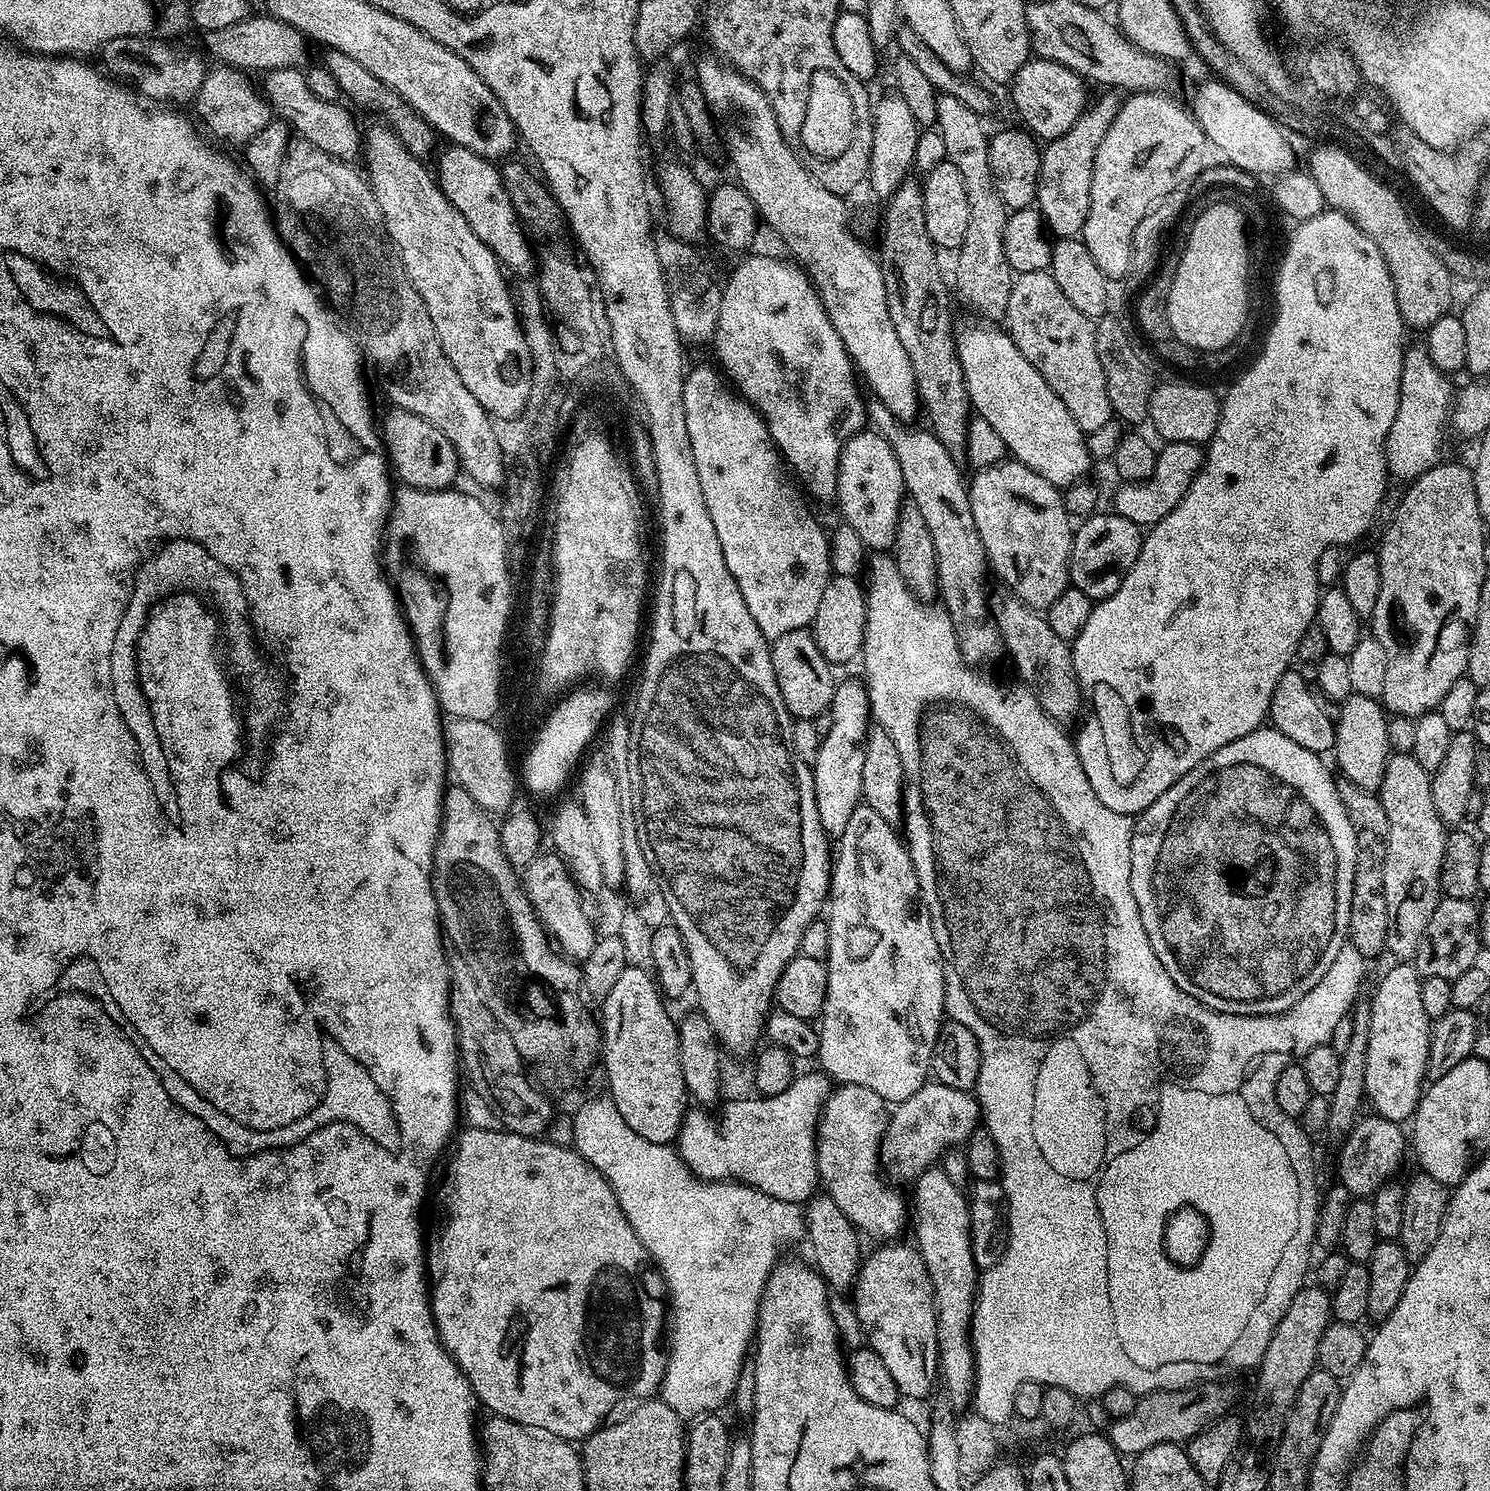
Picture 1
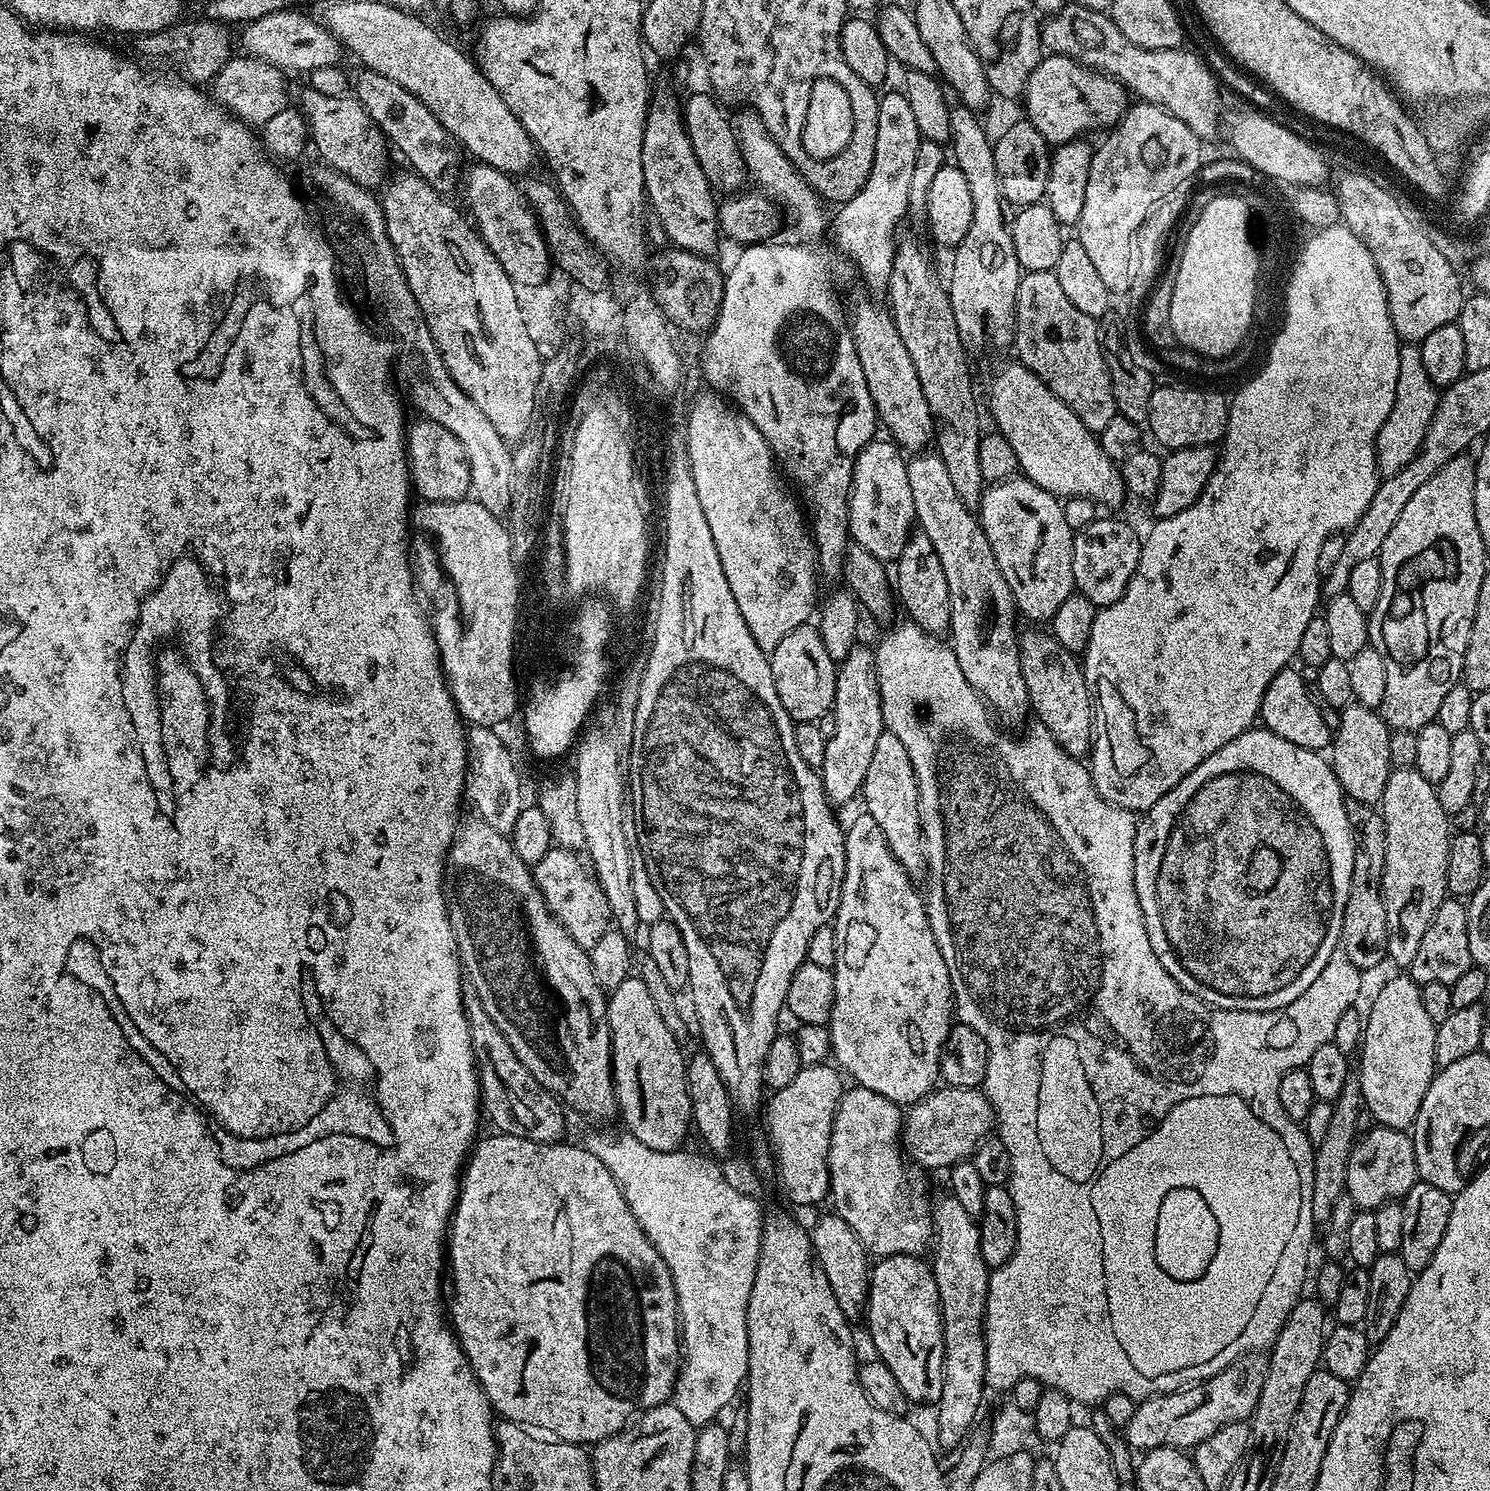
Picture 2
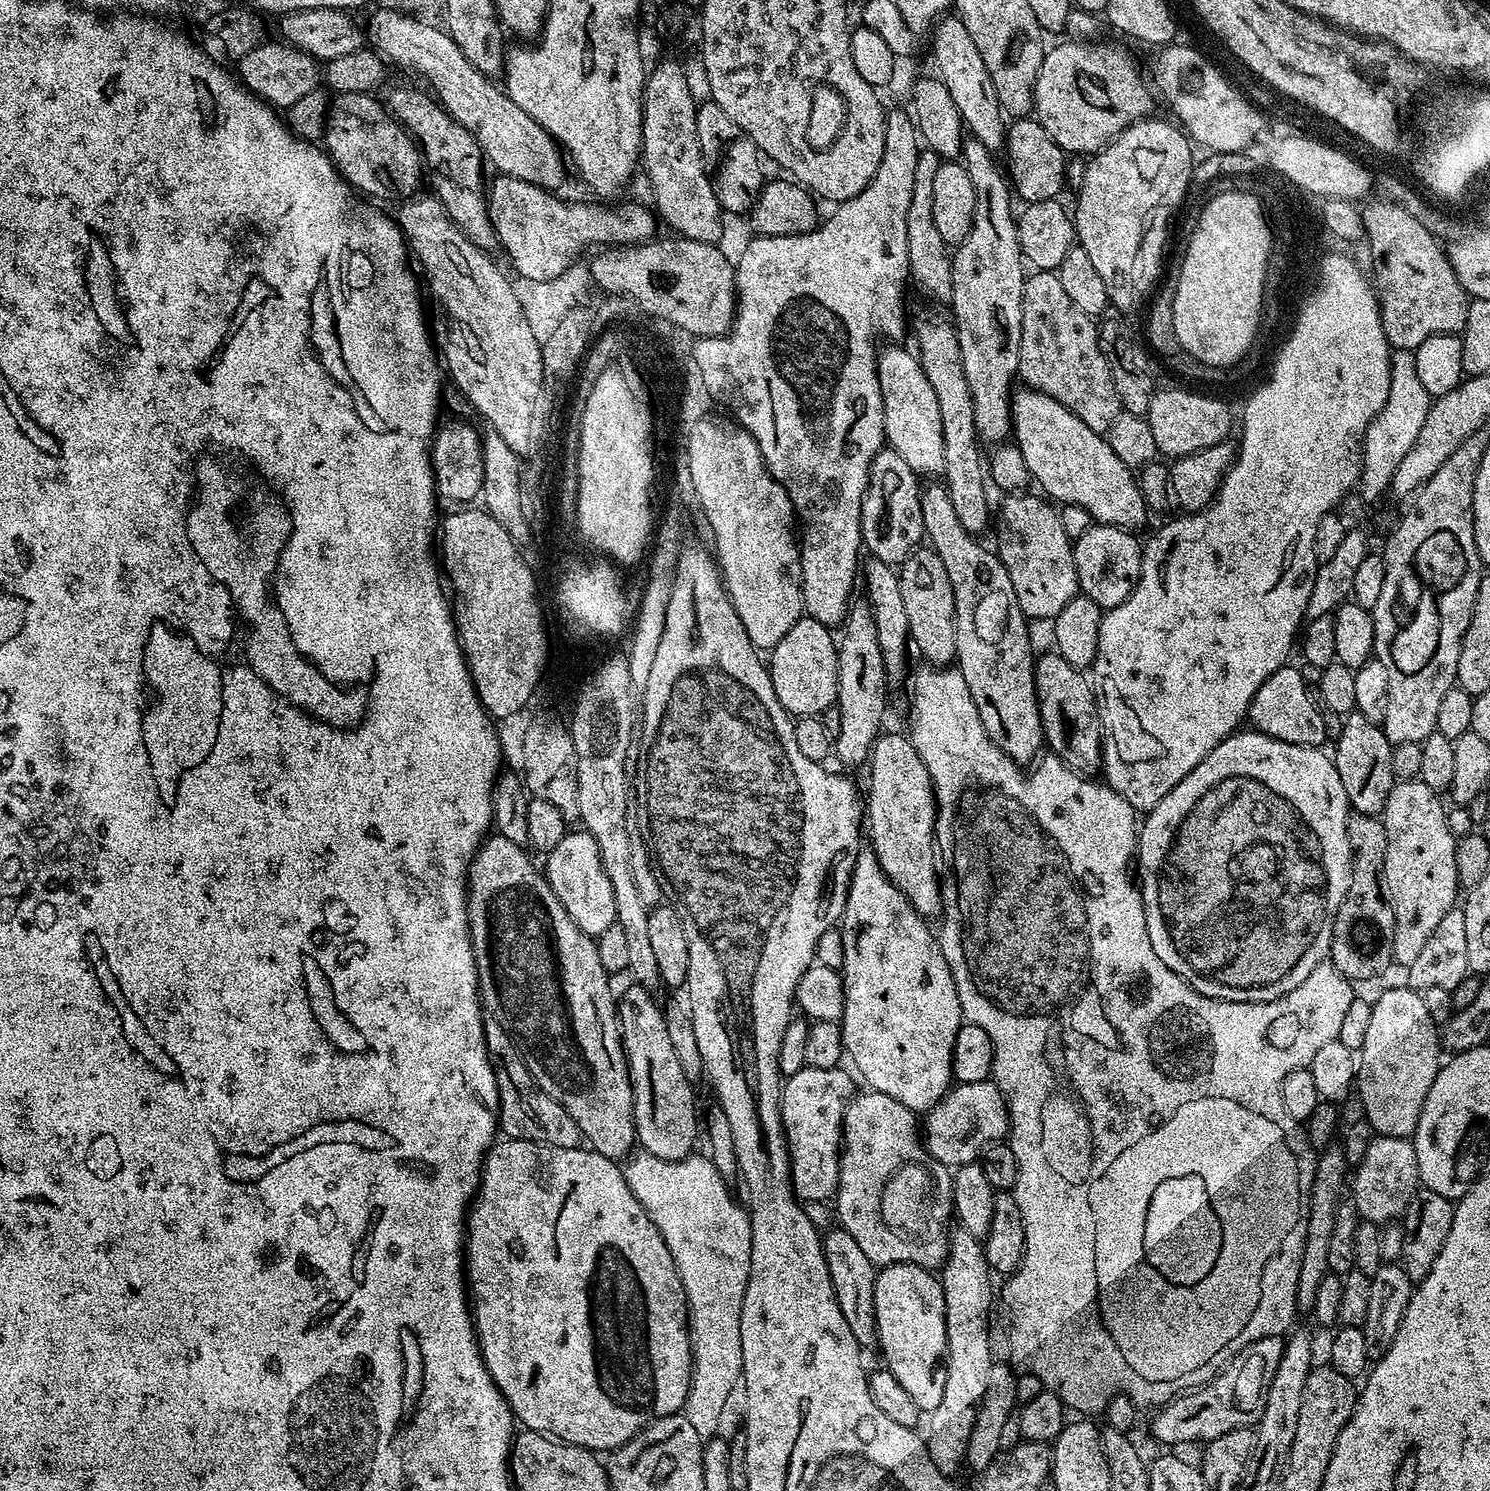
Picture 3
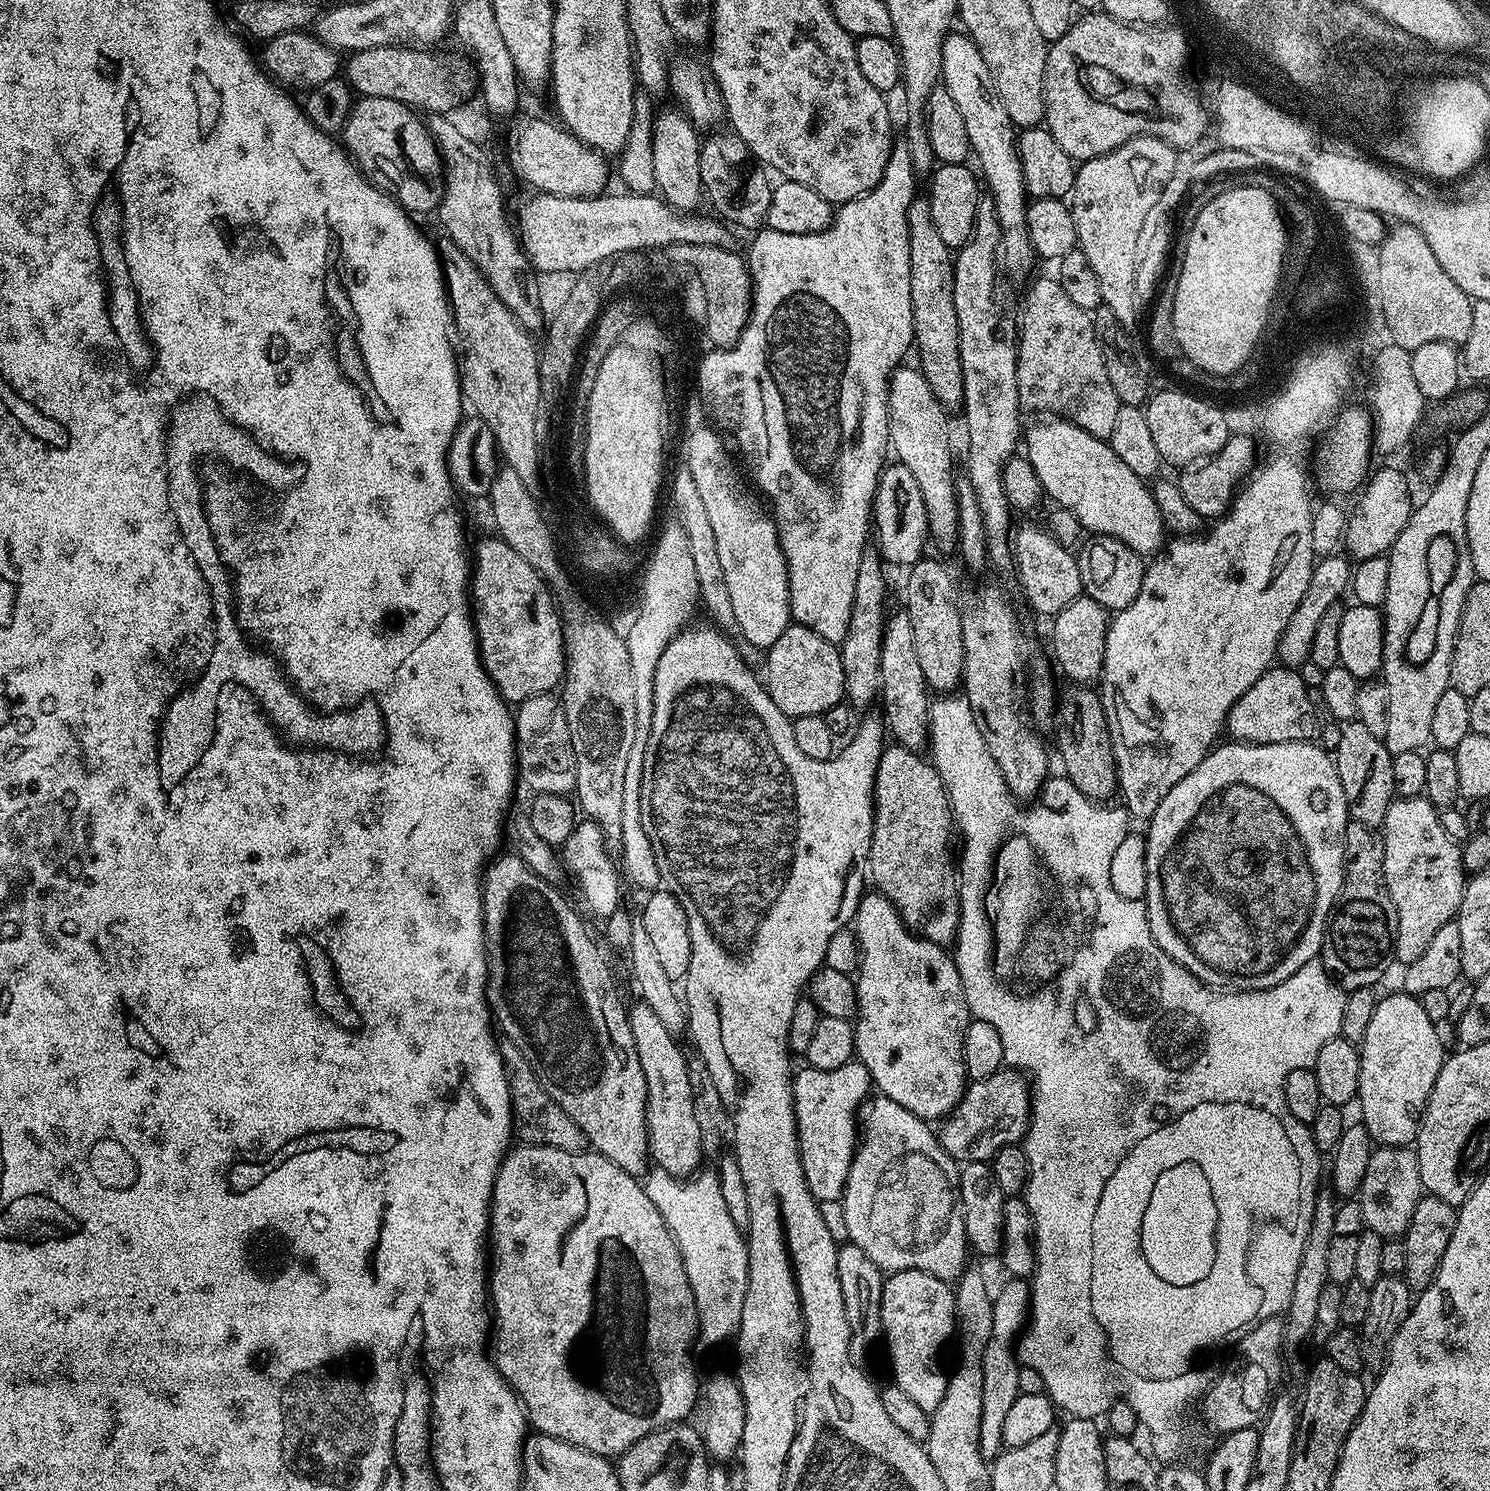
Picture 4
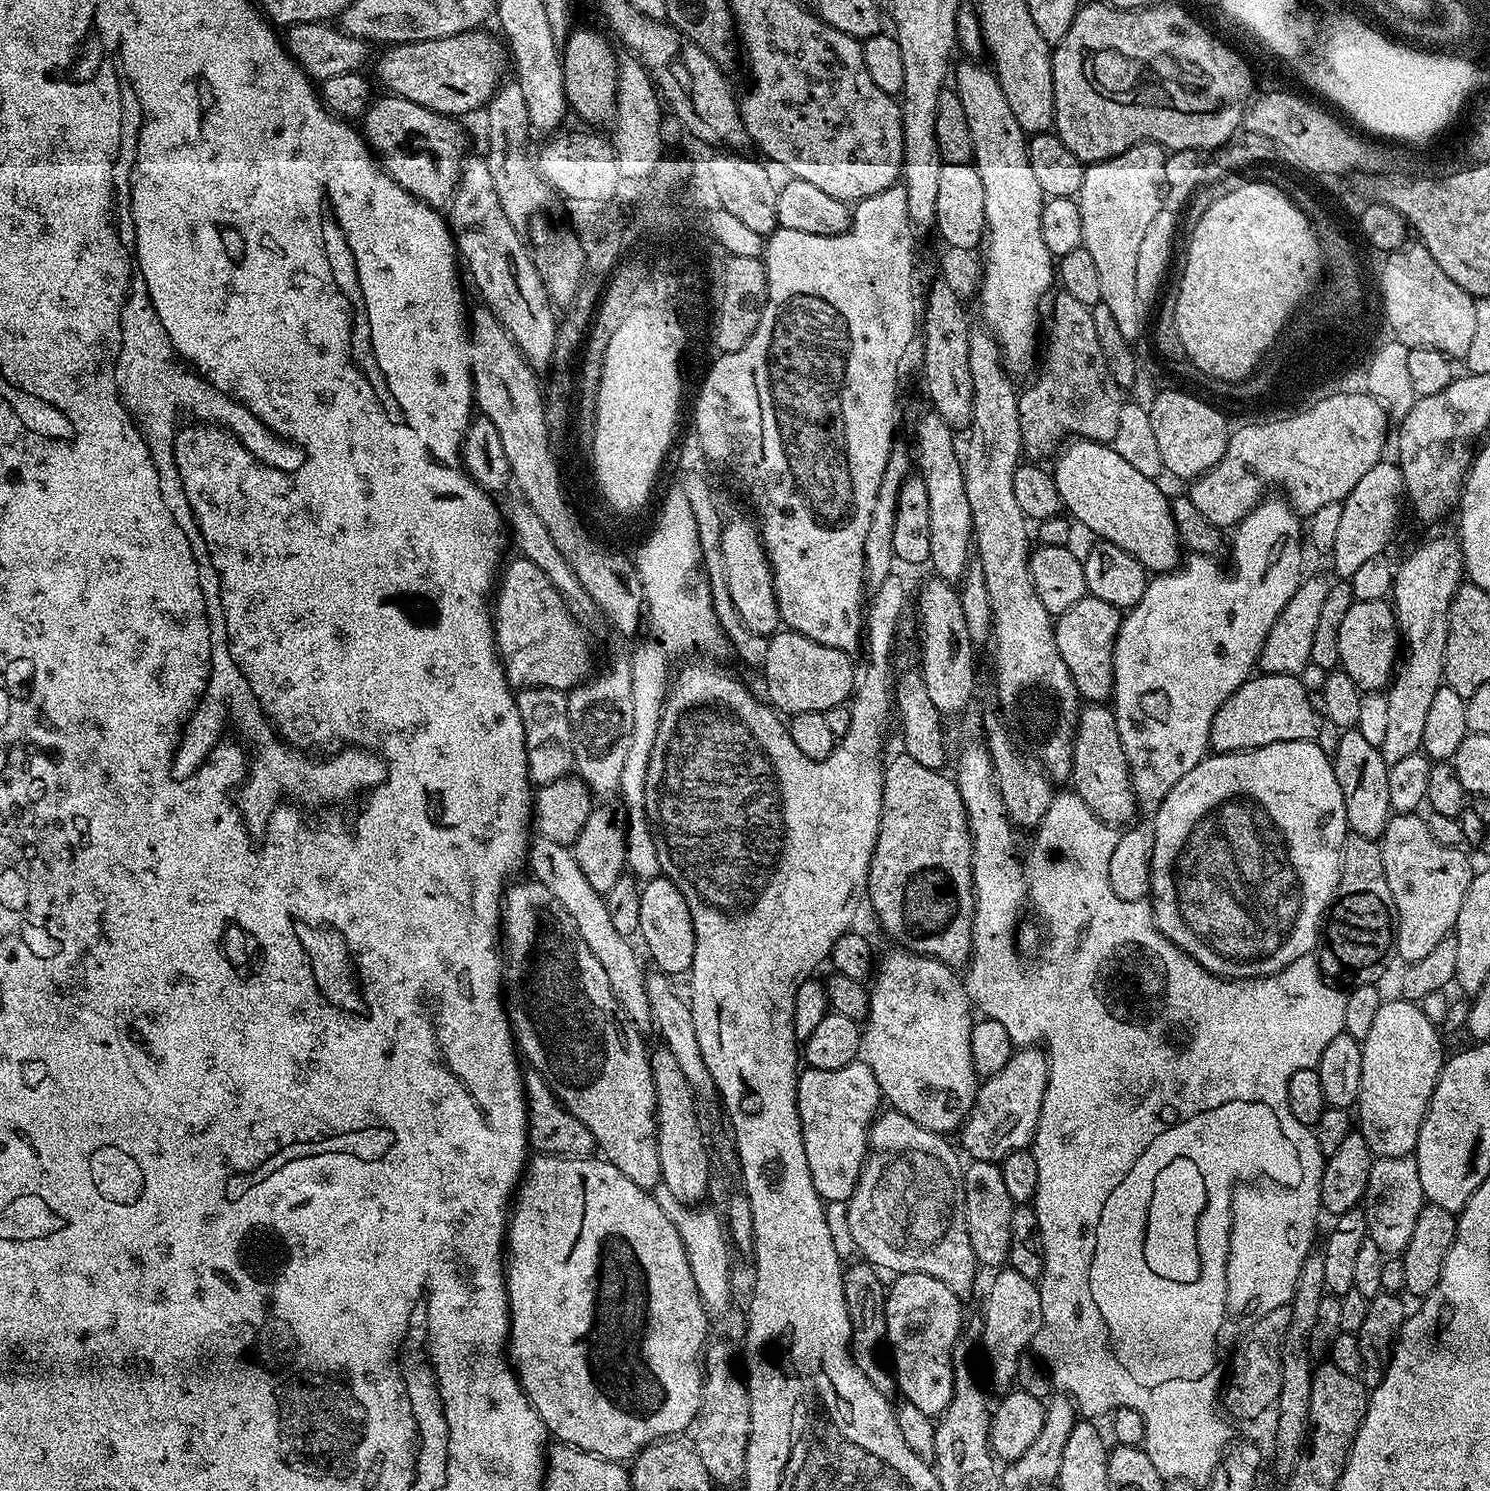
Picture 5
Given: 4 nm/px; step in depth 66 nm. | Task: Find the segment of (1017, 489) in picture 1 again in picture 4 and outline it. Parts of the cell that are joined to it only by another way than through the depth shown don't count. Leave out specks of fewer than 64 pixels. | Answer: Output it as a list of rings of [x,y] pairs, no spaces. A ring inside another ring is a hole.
[[[1024,524],[1015,529],[1012,540],[1014,553],[1014,573],[1020,579],[1020,588],[1028,599],[1028,604],[1036,612],[1047,618],[1054,618],[1070,602],[1082,595],[1080,575],[1076,565],[1076,556],[1055,540],[1047,527],[1036,524]]]

